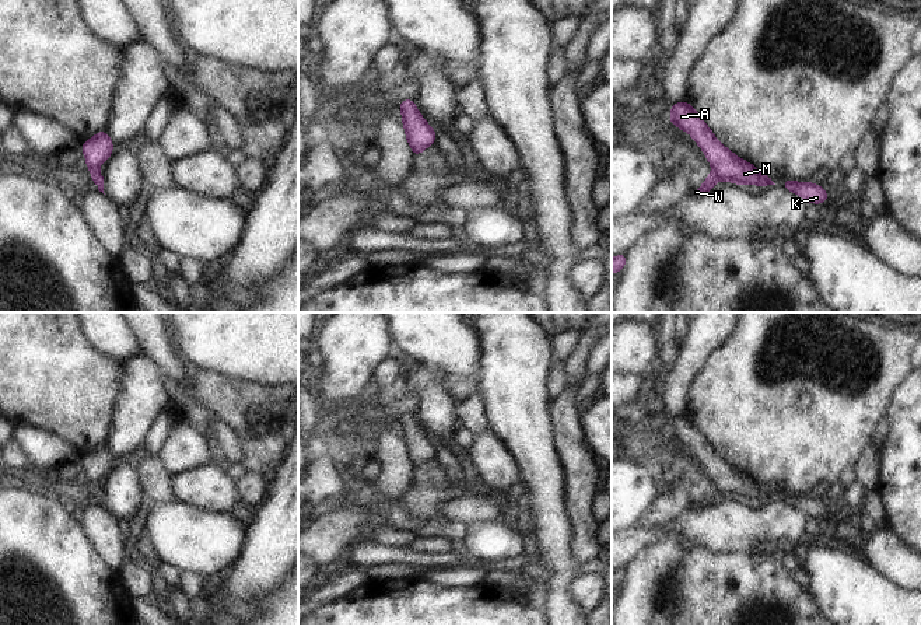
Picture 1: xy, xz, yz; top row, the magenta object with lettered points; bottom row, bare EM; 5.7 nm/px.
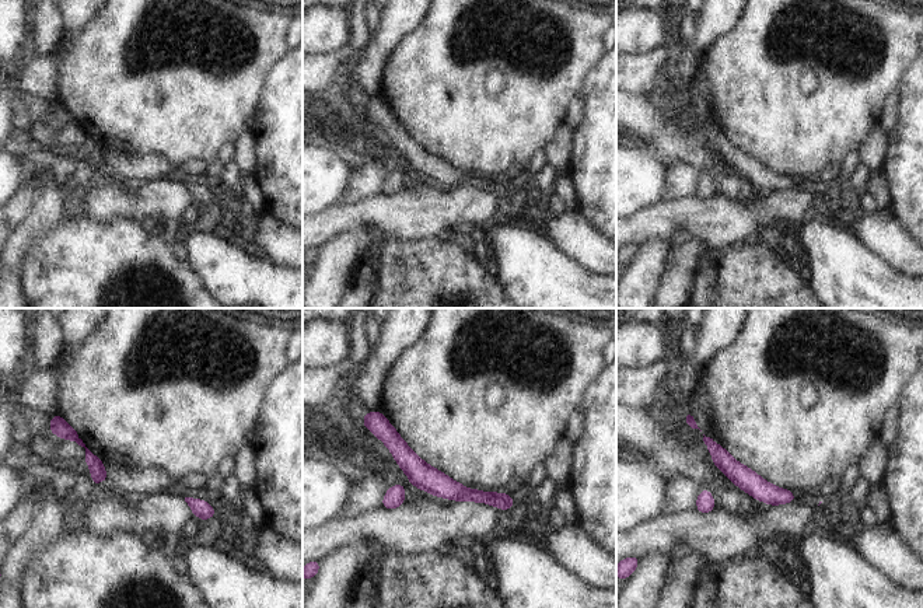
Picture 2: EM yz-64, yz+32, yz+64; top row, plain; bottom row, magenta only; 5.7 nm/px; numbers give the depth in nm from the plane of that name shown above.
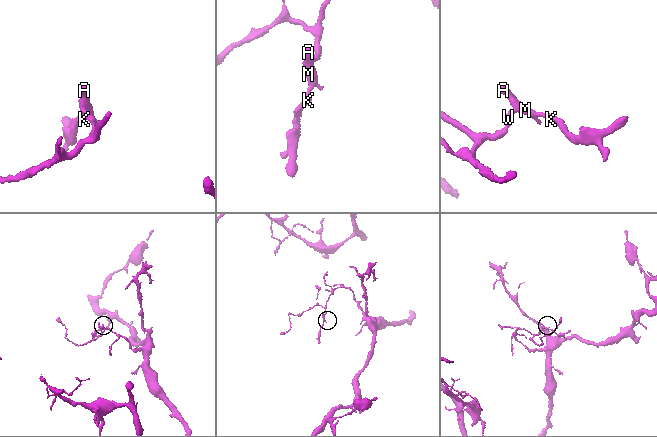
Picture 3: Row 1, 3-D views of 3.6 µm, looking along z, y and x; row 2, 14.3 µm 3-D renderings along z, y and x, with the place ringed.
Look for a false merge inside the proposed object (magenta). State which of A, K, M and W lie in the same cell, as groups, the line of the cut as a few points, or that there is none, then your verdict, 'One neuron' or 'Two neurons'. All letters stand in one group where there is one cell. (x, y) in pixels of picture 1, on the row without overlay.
Groups: A K M W. No split. One neuron.

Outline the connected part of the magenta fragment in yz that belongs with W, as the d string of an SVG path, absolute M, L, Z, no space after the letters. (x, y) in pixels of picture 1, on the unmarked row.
M687 415L672 417L669 436L693 451L712 480L712 486L707 489L704 497L693 503L693 510L701 511L712 506L712 500L718 494L726 494L728 497L732 496L742 500L759 499L767 501L775 499L768 489L763 489L757 480L742 473L719 457L704 433Z

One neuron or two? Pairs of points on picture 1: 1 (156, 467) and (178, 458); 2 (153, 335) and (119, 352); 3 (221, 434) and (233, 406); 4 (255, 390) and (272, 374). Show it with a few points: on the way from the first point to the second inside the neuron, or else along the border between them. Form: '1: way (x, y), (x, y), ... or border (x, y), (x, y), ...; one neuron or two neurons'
1: border (158, 453), (163, 465), (172, 475); two neurons
2: border (128, 327), (139, 345); two neurons
3: border (214, 415), (238, 436); two neurons
4: border (230, 377), (245, 380), (251, 384), (283, 385); two neurons

